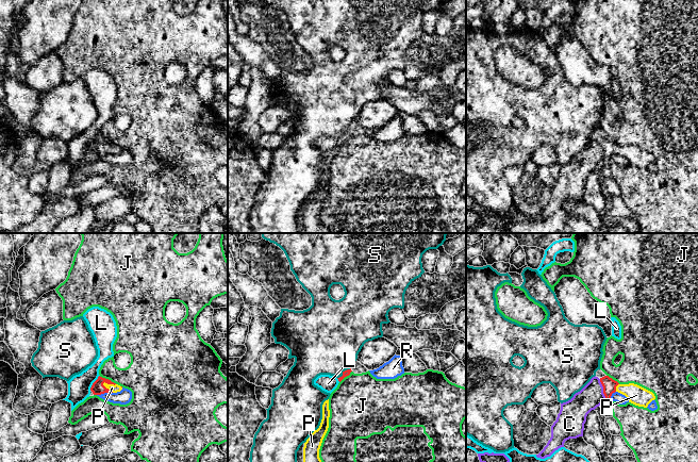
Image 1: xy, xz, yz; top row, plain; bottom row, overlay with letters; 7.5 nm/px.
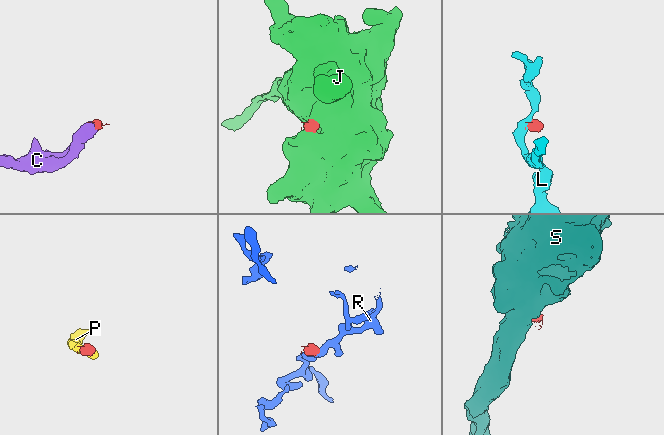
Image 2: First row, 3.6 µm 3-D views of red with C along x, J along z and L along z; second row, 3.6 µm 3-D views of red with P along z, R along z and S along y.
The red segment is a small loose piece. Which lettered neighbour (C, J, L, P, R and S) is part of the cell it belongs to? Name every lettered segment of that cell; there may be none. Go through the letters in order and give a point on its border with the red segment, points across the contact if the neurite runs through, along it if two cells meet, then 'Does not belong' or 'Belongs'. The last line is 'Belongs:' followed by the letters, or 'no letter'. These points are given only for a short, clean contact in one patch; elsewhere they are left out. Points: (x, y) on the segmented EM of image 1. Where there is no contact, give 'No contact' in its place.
C: Touches red at yz (603, 390). Path across: yz (609, 384), (603, 390), (591, 396). Belongs
J: Touches red at xy (107, 379). Boundary: xy (99, 376), (116, 383). Does not belong
L: Touches red at xy (94, 382). Boundary: xy (99, 375), (89, 390). Does not belong
P: Touches red at xy (105, 388). Path across: xy (97, 388), (105, 388), (112, 388). Belongs
R: Touches red at xy (104, 392). Boundary: xy (112, 392), (97, 395). Does not belong
S: Touches red at xz (343, 373). Boundary: xz (350, 367), (337, 378). Does not belong
Belongs: C, P

